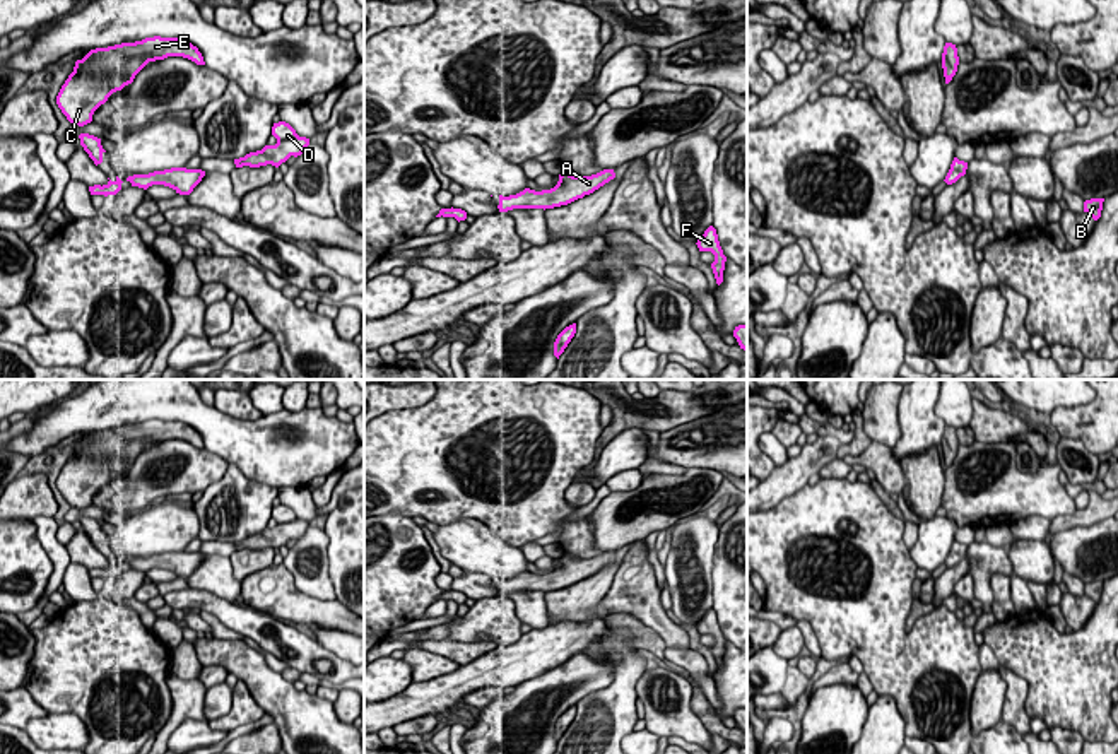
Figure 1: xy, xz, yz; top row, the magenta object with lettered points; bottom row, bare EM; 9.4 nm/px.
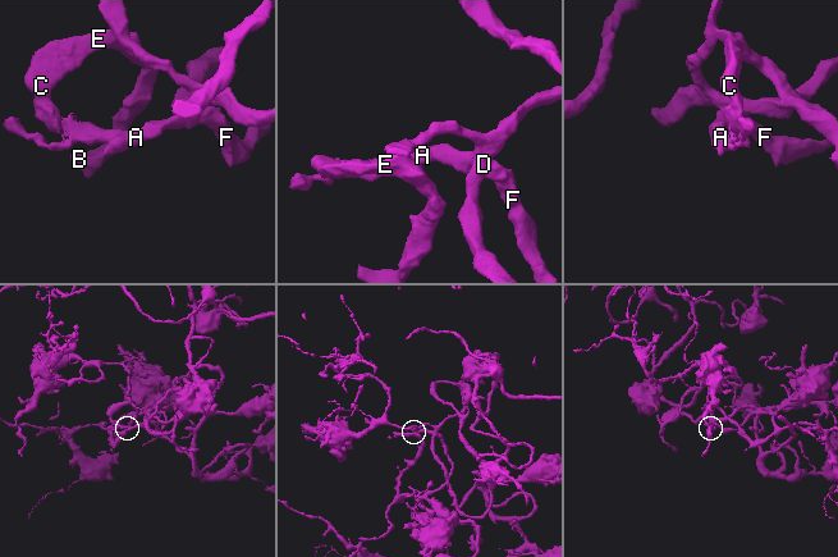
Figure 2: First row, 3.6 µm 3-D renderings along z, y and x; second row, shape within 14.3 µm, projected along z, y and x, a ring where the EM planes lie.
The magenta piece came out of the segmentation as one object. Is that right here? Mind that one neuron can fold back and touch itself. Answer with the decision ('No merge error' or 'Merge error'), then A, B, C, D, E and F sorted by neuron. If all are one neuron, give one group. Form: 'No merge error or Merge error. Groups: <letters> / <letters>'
No merge error. Groups: A B C D E F

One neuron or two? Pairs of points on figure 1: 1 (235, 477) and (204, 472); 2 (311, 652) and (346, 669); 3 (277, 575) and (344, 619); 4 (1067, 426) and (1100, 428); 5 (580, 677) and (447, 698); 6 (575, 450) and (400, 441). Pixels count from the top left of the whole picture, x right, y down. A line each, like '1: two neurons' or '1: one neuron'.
1: two neurons
2: one neuron
3: one neuron
4: one neuron
5: two neurons
6: one neuron

